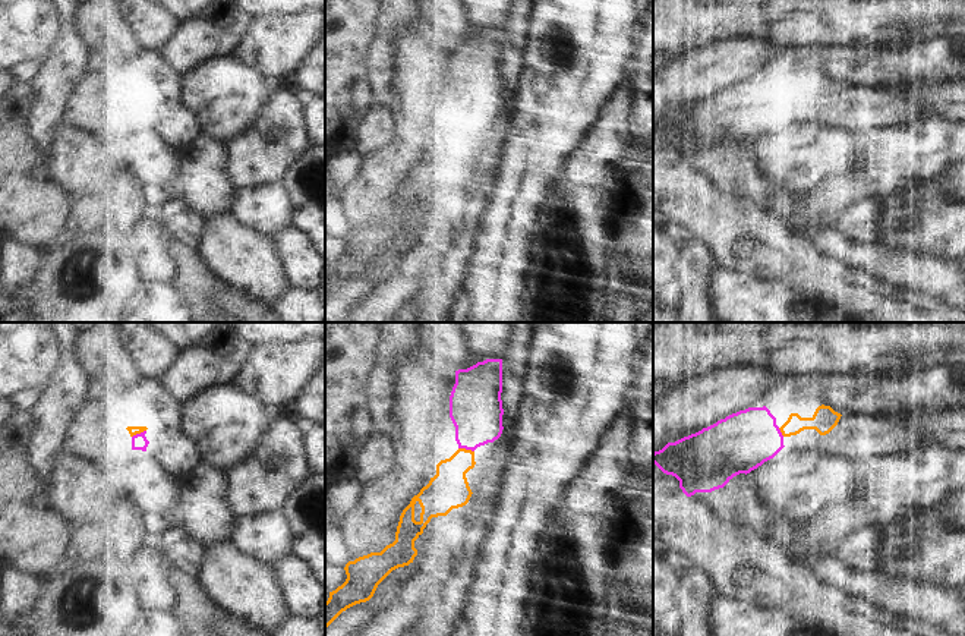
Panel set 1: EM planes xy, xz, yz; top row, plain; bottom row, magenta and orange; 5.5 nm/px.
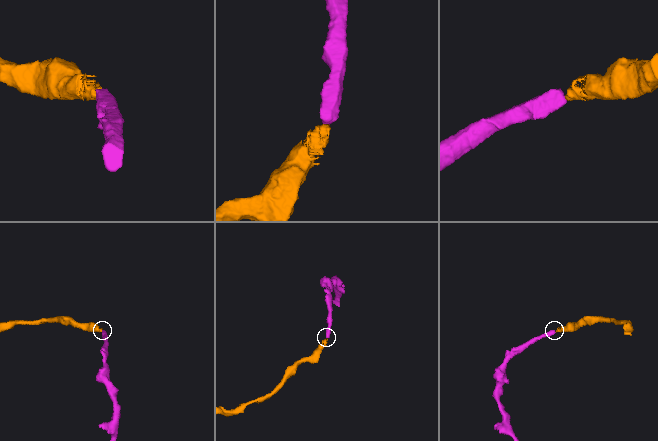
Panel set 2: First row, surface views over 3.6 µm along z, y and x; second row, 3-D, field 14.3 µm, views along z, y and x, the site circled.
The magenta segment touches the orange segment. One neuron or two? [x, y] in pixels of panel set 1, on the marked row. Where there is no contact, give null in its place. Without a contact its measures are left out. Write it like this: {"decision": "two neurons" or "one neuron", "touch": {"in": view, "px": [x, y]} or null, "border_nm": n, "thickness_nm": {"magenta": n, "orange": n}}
{"decision": "one neuron", "touch": {"in": "xz", "px": [466, 449]}, "border_nm": 90, "thickness_nm": {"magenta": 280, "orange": 220}}

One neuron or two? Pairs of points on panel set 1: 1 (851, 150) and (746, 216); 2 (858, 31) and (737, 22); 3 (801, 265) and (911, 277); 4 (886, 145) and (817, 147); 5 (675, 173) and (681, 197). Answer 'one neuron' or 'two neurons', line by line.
1: two neurons
2: one neuron
3: two neurons
4: two neurons
5: one neuron

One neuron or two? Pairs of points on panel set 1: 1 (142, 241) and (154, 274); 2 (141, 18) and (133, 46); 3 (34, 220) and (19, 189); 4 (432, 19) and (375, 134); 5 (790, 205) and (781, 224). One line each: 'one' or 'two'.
1: one
2: two
3: one
4: two
5: one

